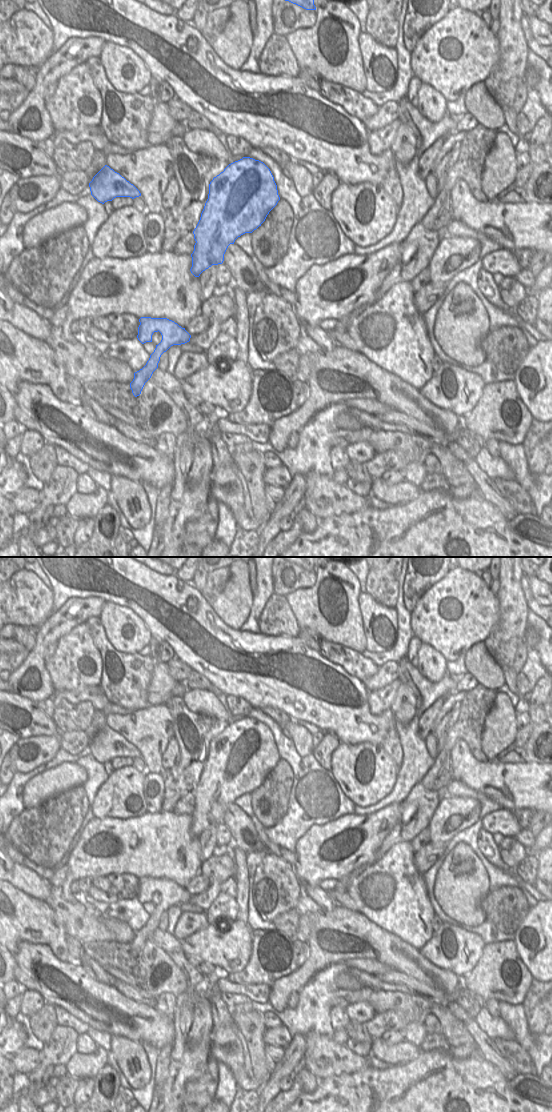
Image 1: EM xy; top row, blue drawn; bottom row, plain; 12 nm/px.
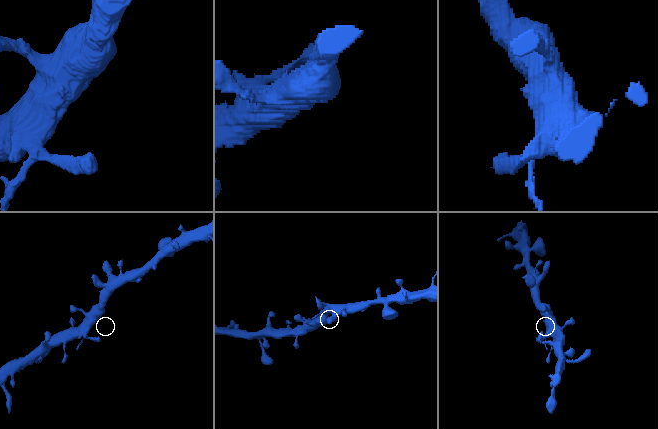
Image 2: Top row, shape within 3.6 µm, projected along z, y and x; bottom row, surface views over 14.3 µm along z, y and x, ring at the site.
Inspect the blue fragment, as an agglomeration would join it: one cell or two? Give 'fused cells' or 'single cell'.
fused cells

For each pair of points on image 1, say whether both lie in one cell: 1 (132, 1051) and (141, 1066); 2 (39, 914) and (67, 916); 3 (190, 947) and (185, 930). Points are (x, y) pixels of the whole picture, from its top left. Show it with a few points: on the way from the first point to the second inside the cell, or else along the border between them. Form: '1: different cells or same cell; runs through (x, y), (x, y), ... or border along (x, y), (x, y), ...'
1: same cell; runs through (132, 1055), (139, 1062)
2: different cells; border along (44, 901), (60, 919), (67, 935)
3: different cells; border along (207, 925), (180, 941)

